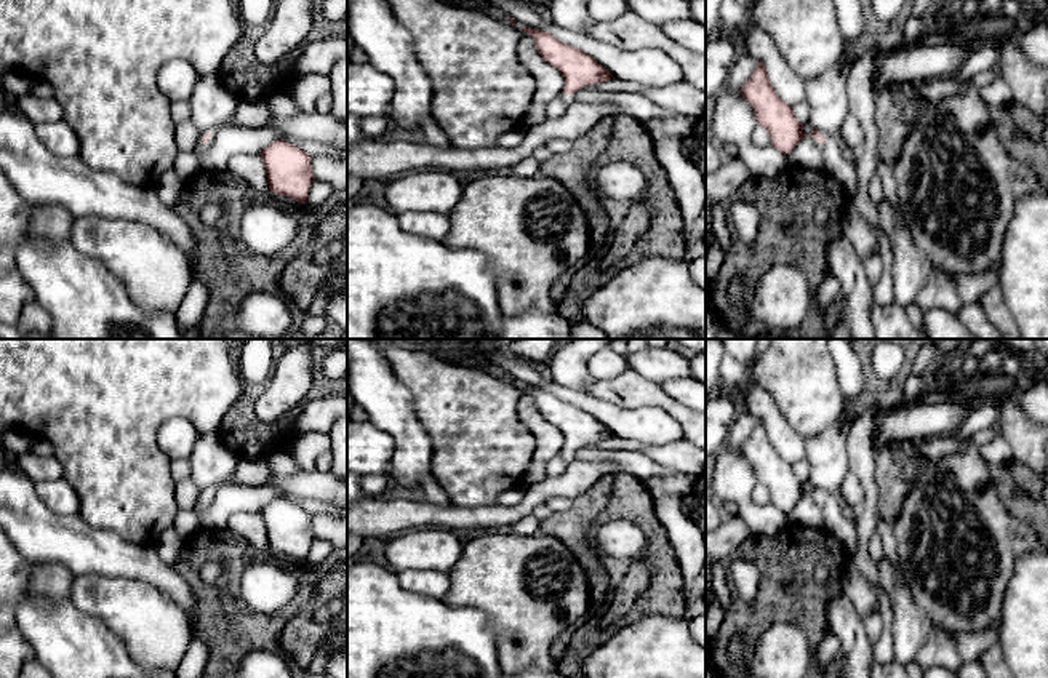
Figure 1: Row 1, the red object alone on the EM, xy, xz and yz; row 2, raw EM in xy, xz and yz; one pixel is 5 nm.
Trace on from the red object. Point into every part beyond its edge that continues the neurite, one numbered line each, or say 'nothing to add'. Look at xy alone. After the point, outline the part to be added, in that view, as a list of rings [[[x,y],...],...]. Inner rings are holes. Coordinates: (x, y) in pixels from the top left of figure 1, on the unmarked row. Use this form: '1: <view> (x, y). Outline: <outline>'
1: xy (213, 488). Outline: [[[211,485],[205,491],[200,491],[195,507],[205,507],[205,505],[211,504],[216,497],[218,486],[219,485]]]

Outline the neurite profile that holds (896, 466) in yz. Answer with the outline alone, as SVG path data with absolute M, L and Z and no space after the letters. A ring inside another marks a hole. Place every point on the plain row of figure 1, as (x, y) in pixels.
M907 440L880 446L874 453L878 486L877 512L893 524L926 464L918 454L917 445Z

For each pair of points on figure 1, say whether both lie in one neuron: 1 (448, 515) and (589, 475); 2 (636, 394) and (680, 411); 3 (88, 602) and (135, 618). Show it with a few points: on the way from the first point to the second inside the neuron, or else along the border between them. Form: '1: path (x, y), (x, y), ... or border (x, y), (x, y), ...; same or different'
1: path (484, 517), (519, 512), (541, 491), (554, 486); same
2: path (647, 394), (653, 394), (669, 405); same
3: path (100, 602), (119, 602), (124, 606); same

